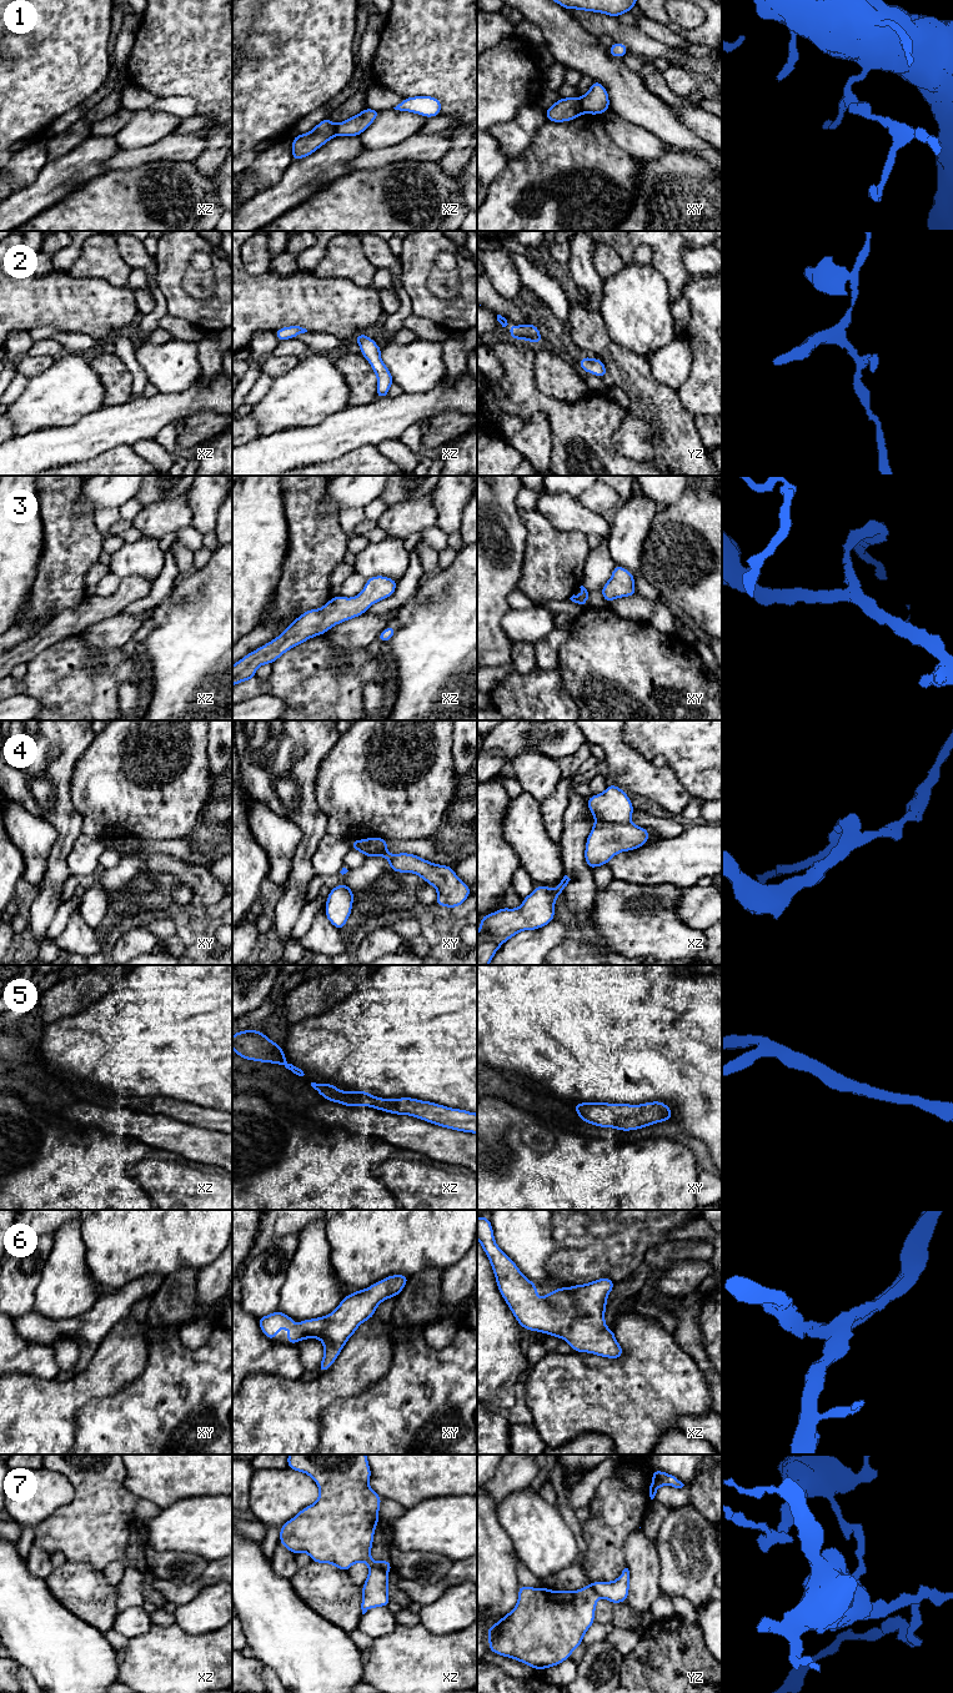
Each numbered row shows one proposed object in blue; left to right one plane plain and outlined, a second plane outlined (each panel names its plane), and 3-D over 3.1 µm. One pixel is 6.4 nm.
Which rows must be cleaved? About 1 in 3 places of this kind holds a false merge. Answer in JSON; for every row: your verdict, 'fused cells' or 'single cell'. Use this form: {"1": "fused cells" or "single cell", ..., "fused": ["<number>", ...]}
{"1": "fused cells", "2": "single cell", "3": "single cell", "4": "fused cells", "5": "single cell", "6": "single cell", "7": "fused cells", "fused": ["1", "4", "7"]}

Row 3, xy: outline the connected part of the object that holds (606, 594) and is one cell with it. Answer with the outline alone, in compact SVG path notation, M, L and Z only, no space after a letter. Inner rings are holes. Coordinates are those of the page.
M616 564L612 577L602 587L601 594L607 603L616 598L636 596L635 576L628 569Z

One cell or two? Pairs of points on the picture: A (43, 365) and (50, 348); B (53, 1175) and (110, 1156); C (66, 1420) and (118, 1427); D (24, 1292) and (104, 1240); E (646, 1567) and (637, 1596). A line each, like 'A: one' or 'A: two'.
A: two
B: one
C: two
D: two
E: one

